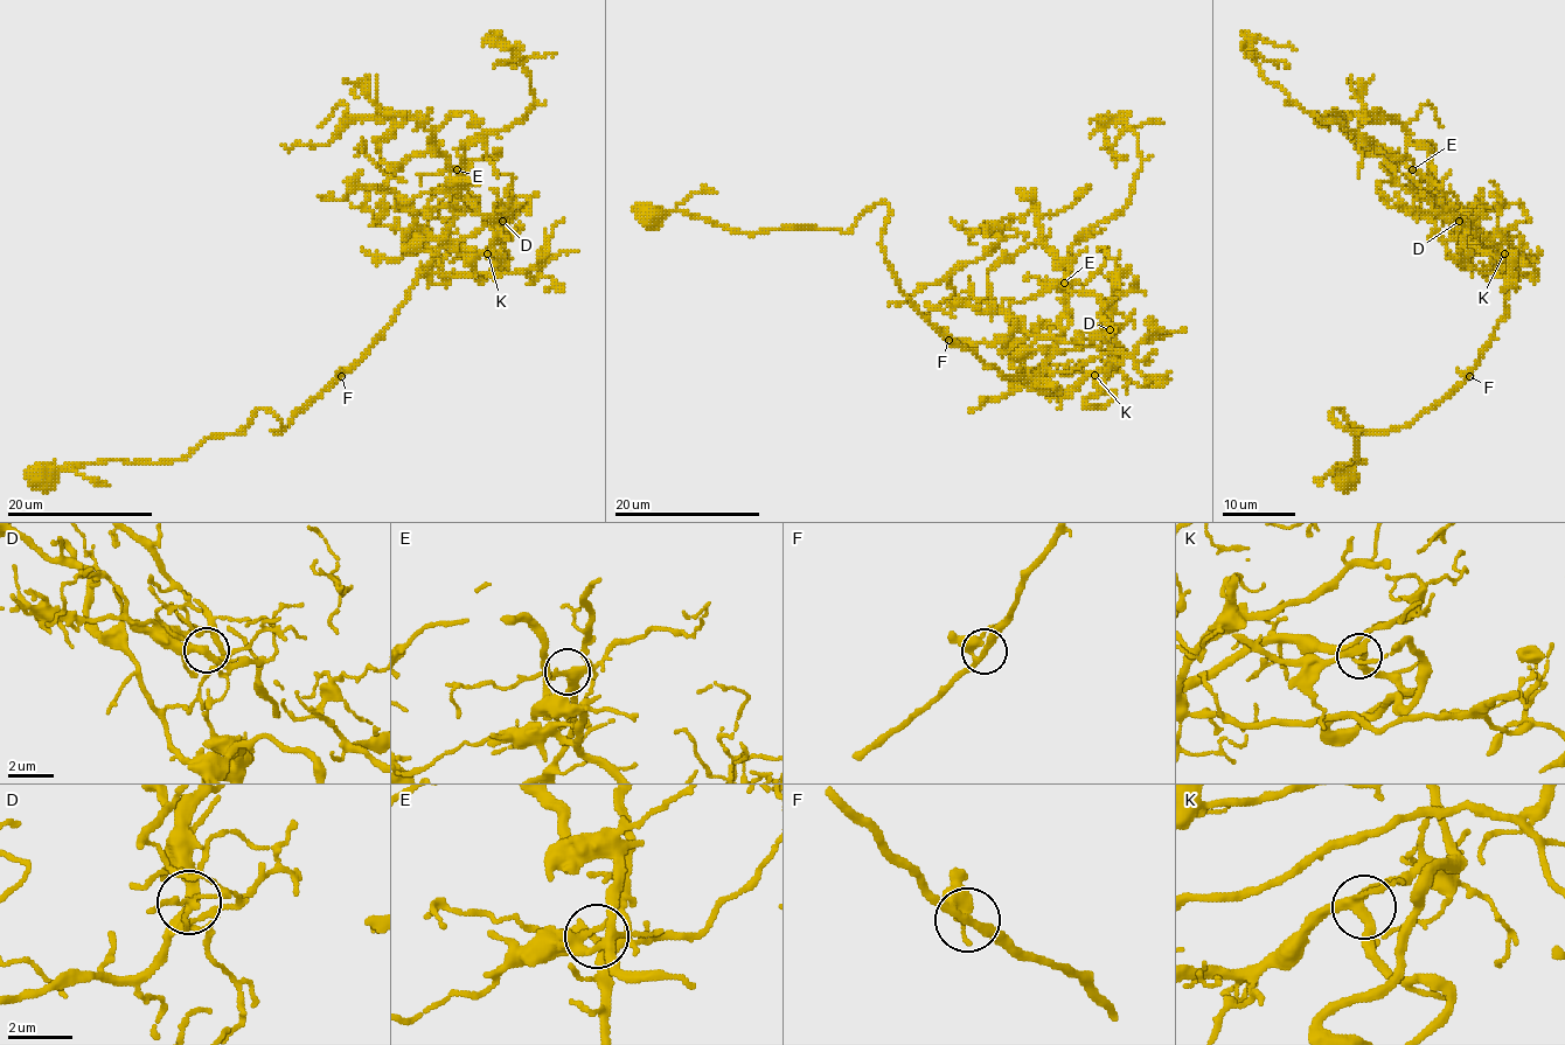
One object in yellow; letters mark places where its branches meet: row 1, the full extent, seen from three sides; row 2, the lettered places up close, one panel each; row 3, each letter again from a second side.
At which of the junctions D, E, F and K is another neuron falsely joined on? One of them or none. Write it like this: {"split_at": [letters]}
{"split_at": []}

